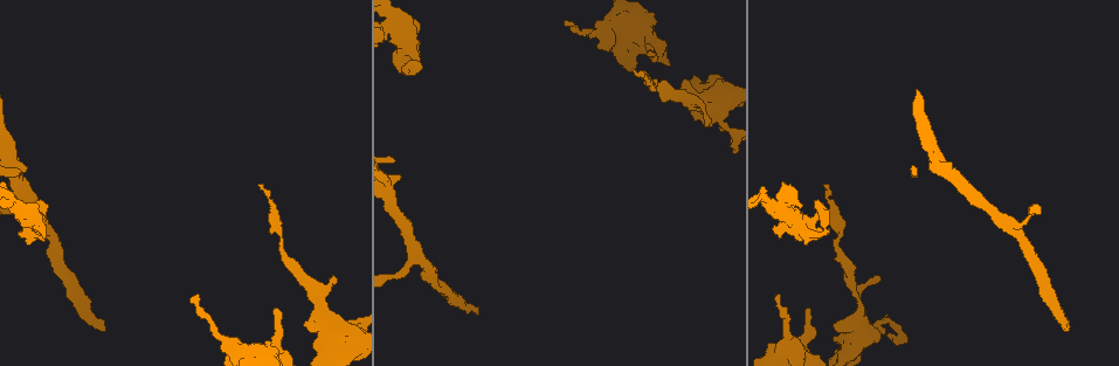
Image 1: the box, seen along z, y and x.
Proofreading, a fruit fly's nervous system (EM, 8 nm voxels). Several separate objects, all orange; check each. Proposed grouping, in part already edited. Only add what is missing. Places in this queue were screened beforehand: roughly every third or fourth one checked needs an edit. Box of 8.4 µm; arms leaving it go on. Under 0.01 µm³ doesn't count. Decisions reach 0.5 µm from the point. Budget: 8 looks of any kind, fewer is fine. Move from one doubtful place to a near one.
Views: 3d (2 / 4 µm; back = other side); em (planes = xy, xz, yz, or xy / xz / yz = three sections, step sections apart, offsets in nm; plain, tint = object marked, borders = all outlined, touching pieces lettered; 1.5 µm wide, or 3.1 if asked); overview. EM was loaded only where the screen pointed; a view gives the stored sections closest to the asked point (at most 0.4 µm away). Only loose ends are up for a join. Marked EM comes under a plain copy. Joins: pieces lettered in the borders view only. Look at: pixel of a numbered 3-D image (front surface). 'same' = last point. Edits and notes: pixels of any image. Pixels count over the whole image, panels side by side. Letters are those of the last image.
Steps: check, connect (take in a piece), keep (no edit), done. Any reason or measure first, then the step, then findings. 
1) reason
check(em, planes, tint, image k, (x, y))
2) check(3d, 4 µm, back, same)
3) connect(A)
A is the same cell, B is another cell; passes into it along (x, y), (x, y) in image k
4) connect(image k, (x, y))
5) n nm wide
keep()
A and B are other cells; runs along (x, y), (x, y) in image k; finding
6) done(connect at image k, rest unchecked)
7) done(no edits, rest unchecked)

thin end
check(3d, 4 µm, image 1, (189, 299))

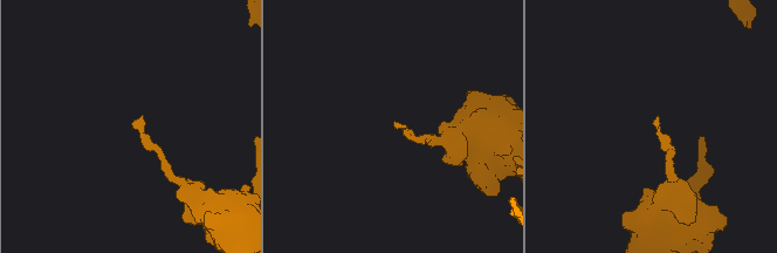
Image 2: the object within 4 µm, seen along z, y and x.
need the tissue
check(em, planes, tint, image 2, (653, 123))

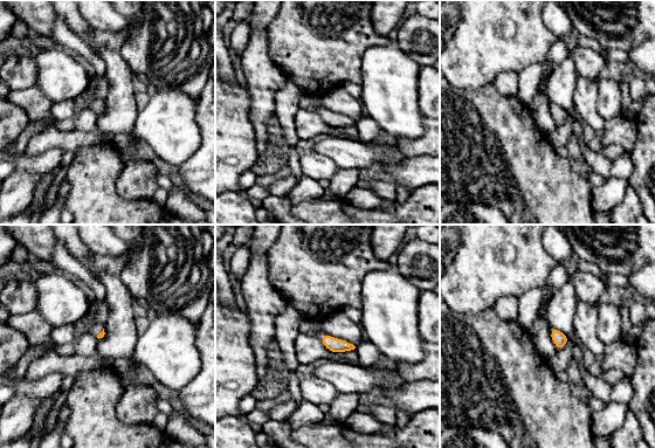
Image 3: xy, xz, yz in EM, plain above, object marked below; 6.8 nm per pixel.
see the neighbours
check(em, planes, borders, same)

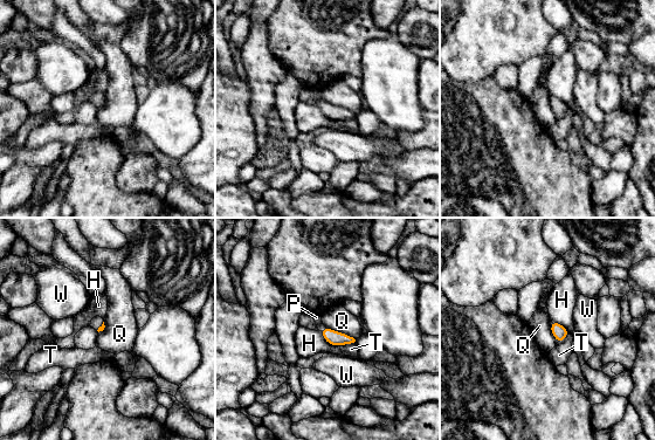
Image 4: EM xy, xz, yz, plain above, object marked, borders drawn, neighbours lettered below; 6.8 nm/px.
connect(P)
P is the same cell, H, Q, T and W are other cells; passes into it along (332, 337), (323, 328), (317, 318) in image 4; it goes on there

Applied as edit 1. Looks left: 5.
thin end
check(3d, 4 µm, image 1, (810, 310))

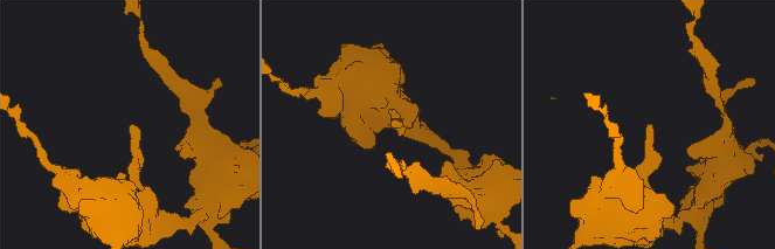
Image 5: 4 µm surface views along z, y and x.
need the tissue
check(em, planes, borders, image 5, (649, 125))

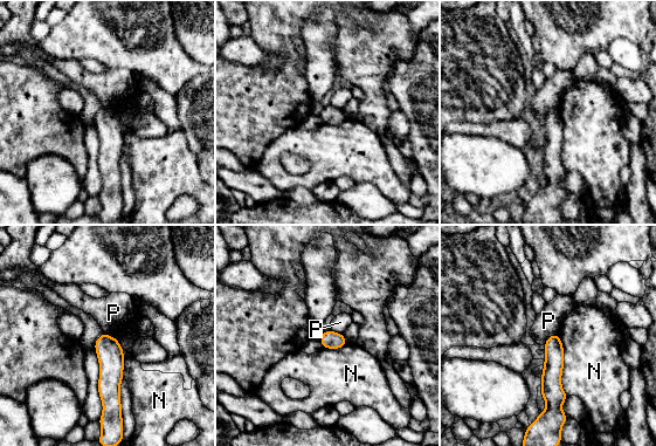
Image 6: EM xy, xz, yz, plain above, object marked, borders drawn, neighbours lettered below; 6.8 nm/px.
keep()
N and P are other cells; border along (557, 333), (553, 333), (544, 344) in image 6; no lettered piece goes on from it

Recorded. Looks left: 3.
thin end
check(em, xy, step 8, tint, image 1, (706, 126))

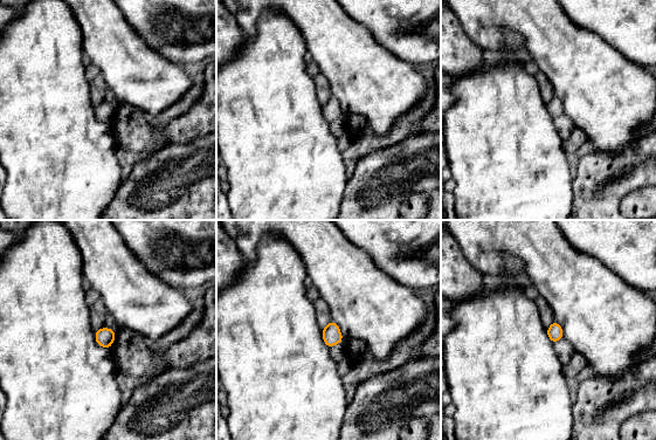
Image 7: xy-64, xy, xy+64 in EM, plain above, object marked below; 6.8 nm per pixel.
cut it another way
check(em, xz, step 8, borders, same)

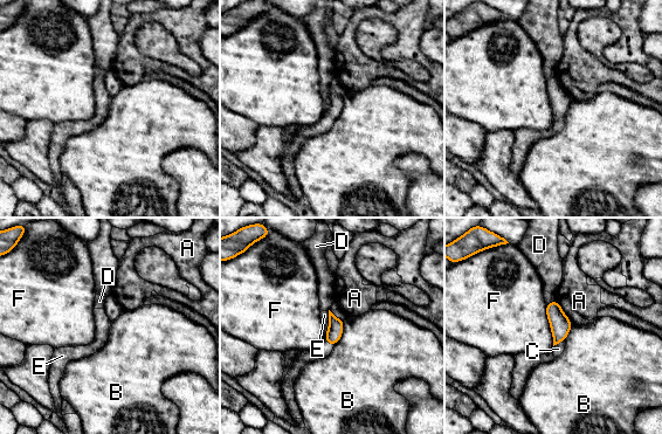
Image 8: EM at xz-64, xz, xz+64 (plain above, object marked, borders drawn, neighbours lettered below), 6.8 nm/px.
110 nm wide
keep()
A, B, C, D, E and F are other cells; no lettered piece goes on from it

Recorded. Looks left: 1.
done(connect at image 4, rest unchecked)

